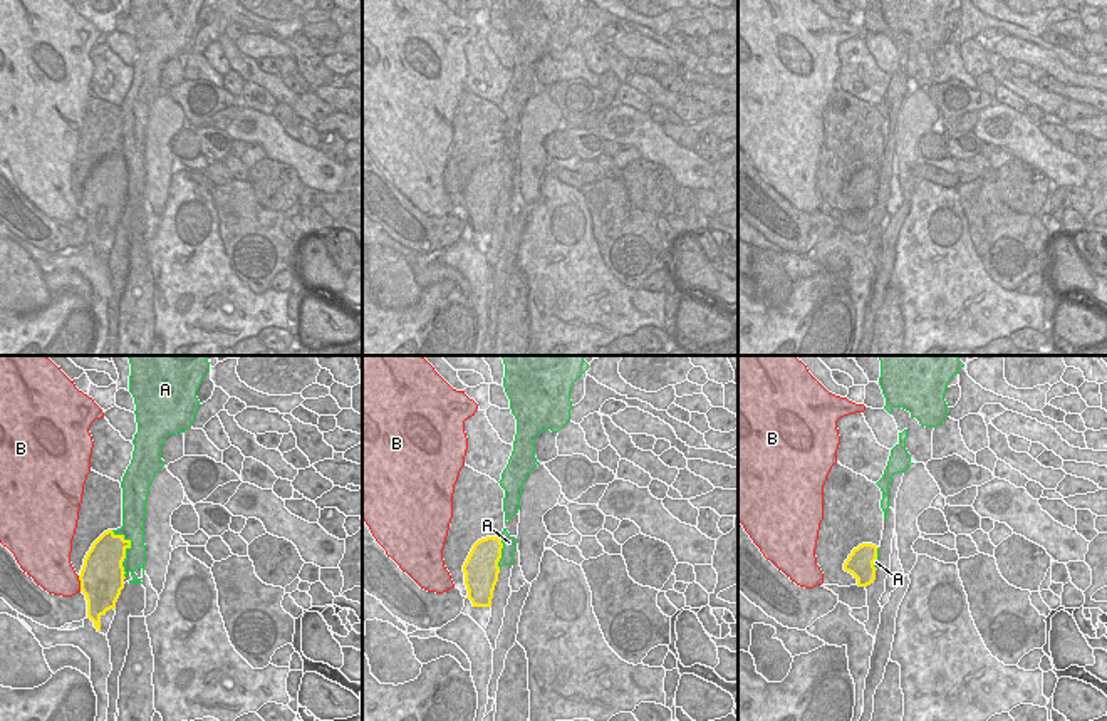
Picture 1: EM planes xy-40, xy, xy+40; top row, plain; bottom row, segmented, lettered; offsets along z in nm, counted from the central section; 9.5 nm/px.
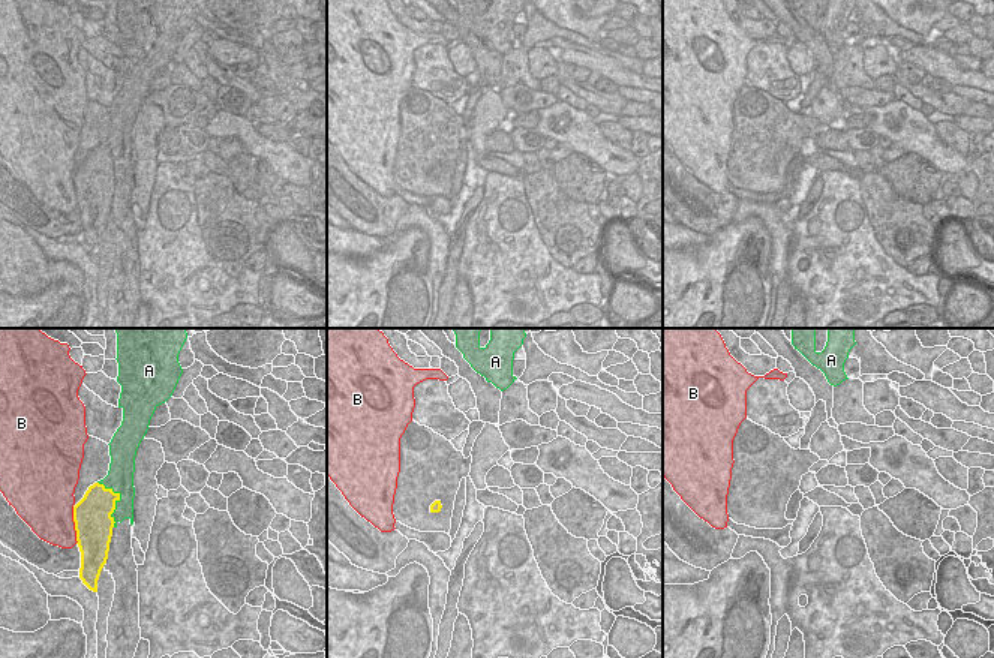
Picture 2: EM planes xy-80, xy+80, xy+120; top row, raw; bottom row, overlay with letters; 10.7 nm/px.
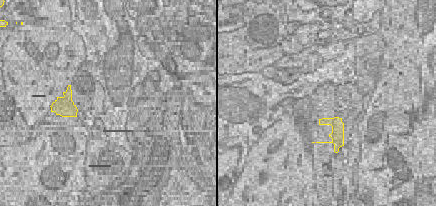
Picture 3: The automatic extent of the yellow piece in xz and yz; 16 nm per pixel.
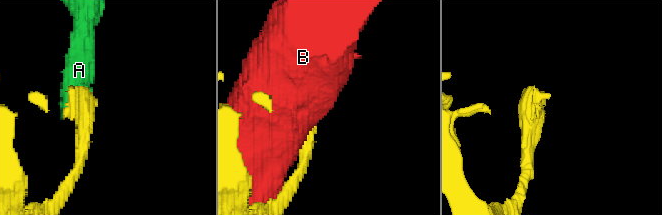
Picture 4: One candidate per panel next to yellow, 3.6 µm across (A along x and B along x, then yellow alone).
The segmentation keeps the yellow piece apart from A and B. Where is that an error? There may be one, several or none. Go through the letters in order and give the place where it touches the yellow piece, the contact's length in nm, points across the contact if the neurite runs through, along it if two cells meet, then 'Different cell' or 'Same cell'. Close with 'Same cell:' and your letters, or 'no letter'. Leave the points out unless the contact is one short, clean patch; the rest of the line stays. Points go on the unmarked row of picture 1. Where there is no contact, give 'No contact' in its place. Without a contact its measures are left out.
A: Touches yellow at xy-40 (124, 175). Shared border 480 nm. Different cell
B: Touches yellow at xy-40 (81, 207). Shared border 150 nm. Different cell
Same cell: no letter

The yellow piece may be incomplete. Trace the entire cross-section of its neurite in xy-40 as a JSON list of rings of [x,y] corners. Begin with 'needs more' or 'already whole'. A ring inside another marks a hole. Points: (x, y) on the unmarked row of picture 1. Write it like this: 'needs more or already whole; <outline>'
already whole; [[[112,154],[104,156],[91,171],[84,183],[79,200],[81,215],[87,225],[87,243],[101,257],[101,241],[107,235],[116,235],[116,226],[124,213],[126,174],[131,164],[116,159]]]

